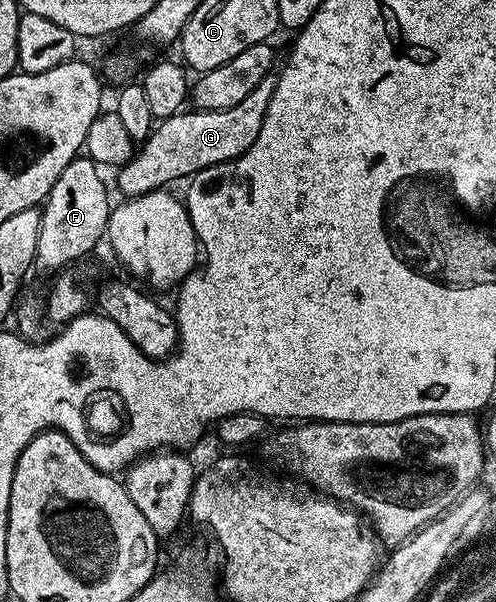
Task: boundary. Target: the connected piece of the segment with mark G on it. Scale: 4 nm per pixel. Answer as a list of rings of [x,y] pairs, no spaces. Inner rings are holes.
[[[270,73],[231,109],[222,111],[199,111],[186,109],[178,115],[160,120],[149,133],[149,138],[140,144],[130,163],[125,163],[116,172],[117,191],[125,199],[143,197],[152,191],[168,188],[176,179],[182,181],[198,175],[203,169],[220,163],[232,163],[259,137],[263,119],[267,117],[267,105],[277,88],[277,75]]]

